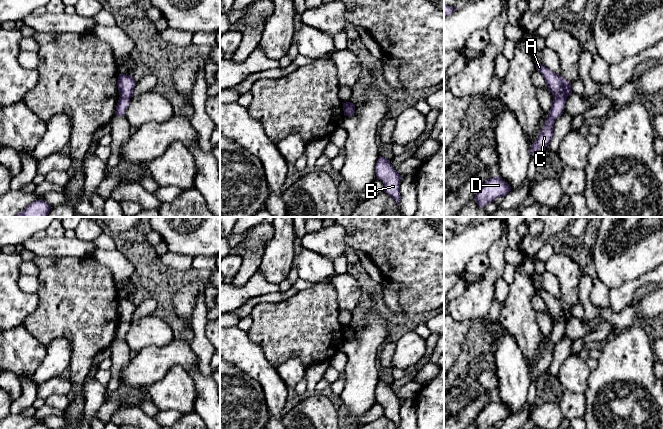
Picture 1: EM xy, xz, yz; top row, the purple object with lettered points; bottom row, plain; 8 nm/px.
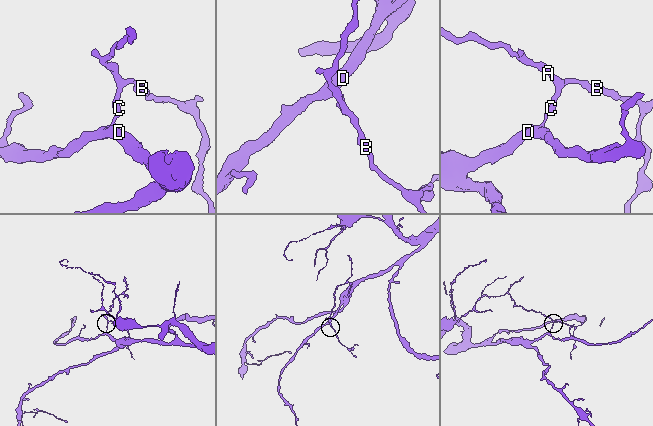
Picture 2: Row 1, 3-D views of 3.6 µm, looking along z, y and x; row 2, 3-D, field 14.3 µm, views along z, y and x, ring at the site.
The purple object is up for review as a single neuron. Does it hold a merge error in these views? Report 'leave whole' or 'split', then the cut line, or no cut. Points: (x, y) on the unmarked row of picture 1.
split; cut in xz along (354, 330), (350, 330), (345, 339)

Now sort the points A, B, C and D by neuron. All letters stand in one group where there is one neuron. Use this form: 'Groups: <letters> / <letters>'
Groups: A B / C D

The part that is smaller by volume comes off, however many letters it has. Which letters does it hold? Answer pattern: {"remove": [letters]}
{"remove": ["A", "B"]}

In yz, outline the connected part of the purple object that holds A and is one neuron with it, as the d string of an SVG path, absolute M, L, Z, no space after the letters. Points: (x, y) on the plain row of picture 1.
M536 285L536 294L540 295L546 304L549 315L553 321L568 321L571 317L571 307L564 303L560 298L557 298L545 289L539 289Z

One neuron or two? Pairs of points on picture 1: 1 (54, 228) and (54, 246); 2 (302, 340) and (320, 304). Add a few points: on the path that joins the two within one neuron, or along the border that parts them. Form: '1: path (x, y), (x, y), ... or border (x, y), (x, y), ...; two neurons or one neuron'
1: border (63, 235), (60, 237), (46, 236); two neurons
2: path (302, 331), (302, 328), (313, 313); one neuron

